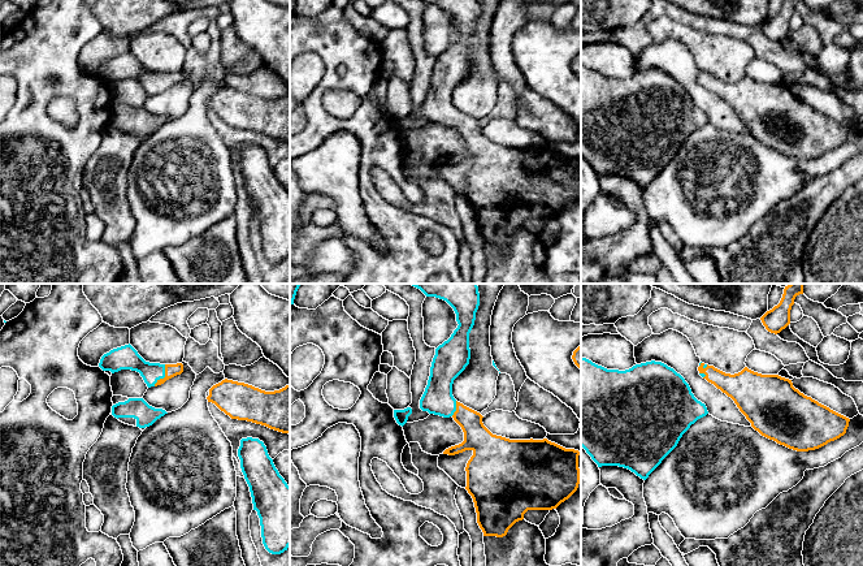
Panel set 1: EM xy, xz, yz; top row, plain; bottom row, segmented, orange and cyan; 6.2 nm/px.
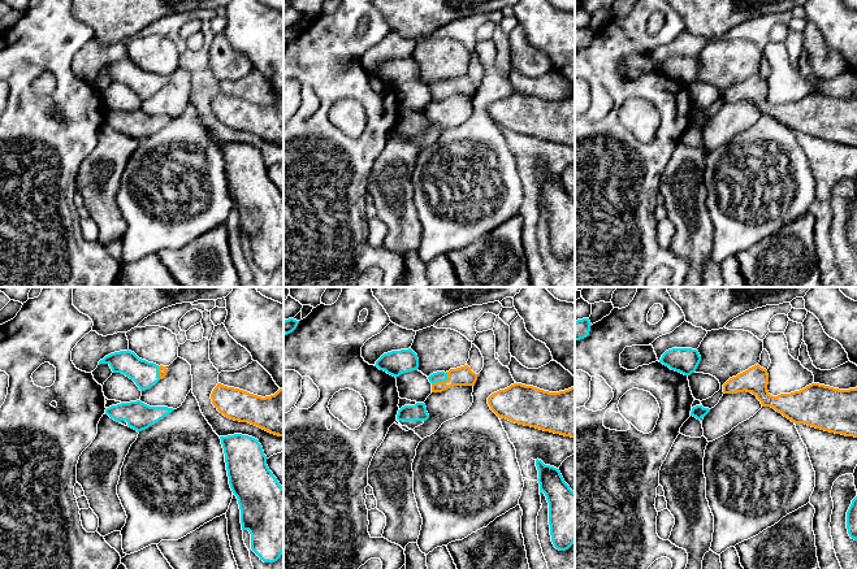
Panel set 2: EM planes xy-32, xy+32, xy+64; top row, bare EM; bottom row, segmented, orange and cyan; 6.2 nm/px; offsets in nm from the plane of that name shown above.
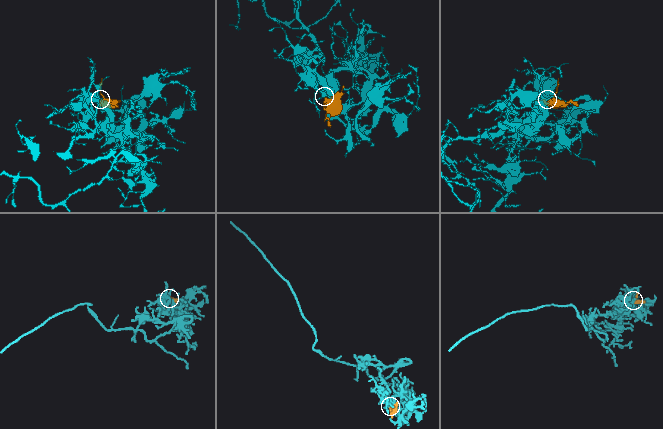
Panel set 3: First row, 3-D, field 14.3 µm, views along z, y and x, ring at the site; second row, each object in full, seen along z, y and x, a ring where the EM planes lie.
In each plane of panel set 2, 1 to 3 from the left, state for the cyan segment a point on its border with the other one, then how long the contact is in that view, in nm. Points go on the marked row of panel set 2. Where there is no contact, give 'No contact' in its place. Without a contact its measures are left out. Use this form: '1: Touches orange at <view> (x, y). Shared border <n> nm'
1: Touches orange at xy-32 (159, 373). Shared border 80 nm
2: Touches orange at xy+32 (441, 382). Shared border 120 nm
3: No contact

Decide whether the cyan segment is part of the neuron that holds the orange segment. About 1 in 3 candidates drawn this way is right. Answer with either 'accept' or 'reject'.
accept

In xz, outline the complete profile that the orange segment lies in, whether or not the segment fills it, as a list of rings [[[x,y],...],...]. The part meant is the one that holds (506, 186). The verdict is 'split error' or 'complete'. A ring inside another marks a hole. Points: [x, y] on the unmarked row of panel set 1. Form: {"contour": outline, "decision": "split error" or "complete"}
{"contour": [[[422,0],[426,5],[446,9],[456,22],[457,36],[451,46],[435,57],[430,85],[420,108],[420,117],[443,126],[452,125],[464,141],[464,150],[451,155],[443,163],[455,164],[472,159],[467,172],[467,195],[472,204],[477,232],[483,245],[503,246],[528,219],[552,219],[568,208],[578,196],[580,160],[565,157],[555,151],[543,148],[509,148],[493,143],[482,131],[482,124],[452,104],[454,88],[465,78],[470,68],[469,42],[474,34],[480,14],[478,0]]], "decision": "split error"}

